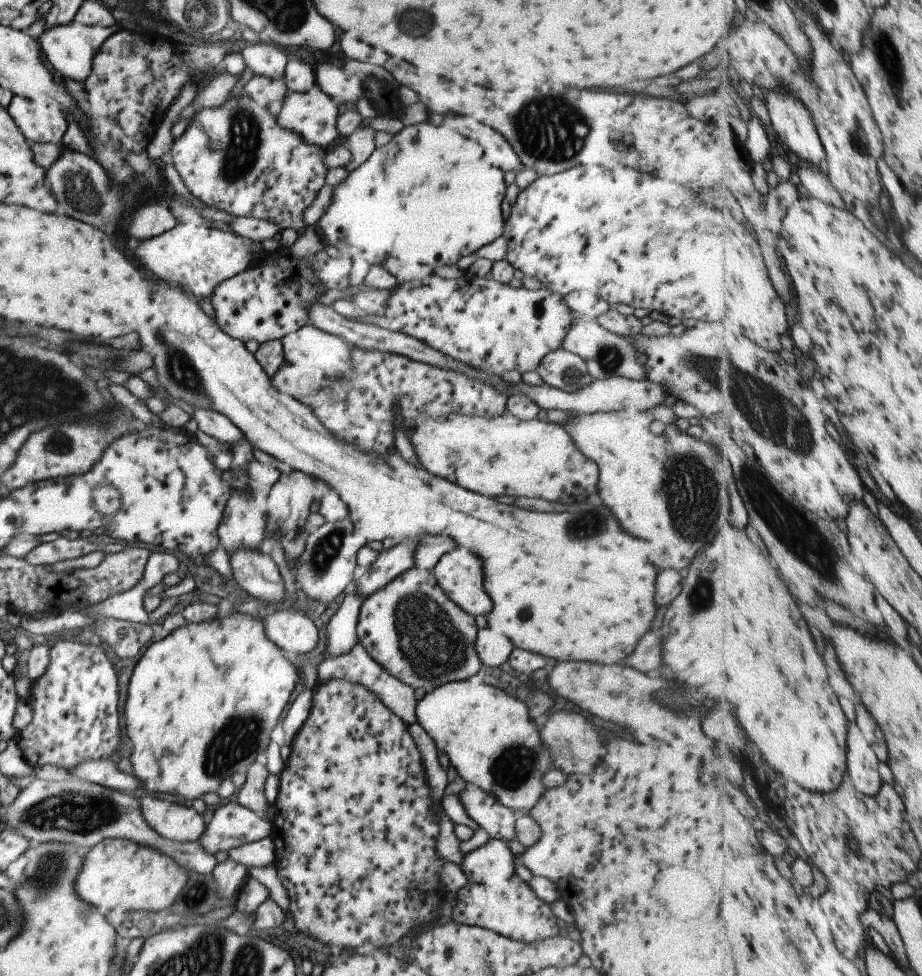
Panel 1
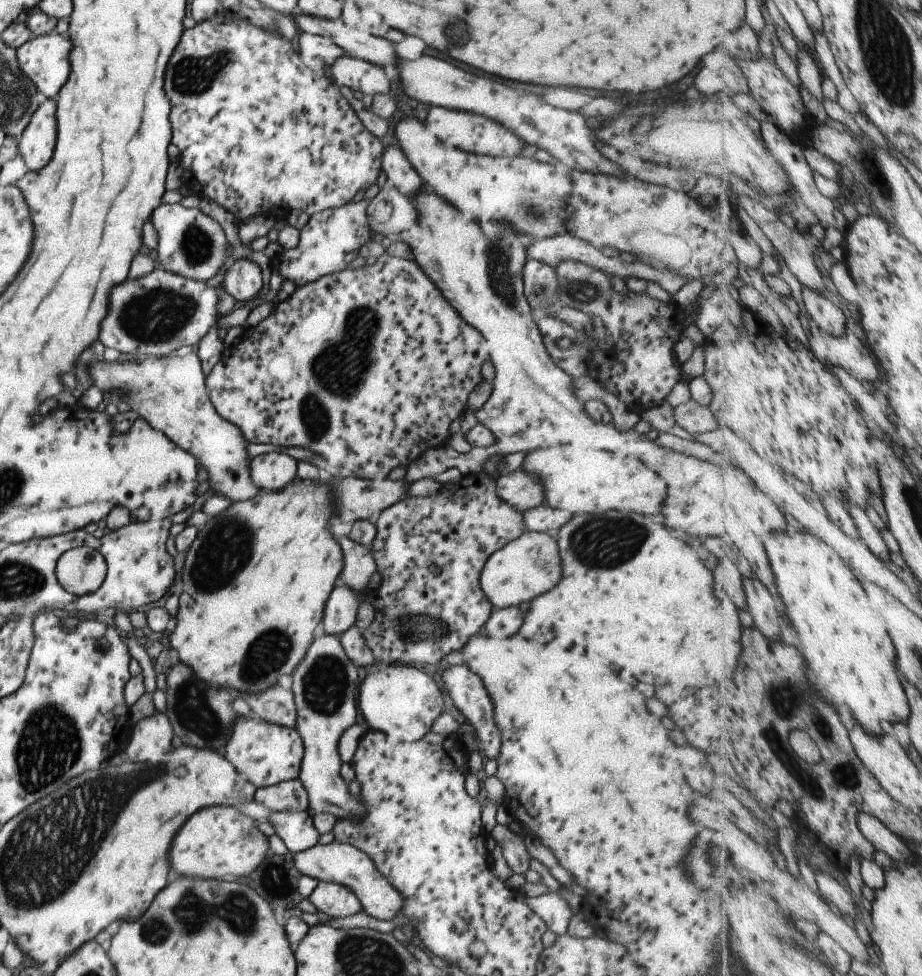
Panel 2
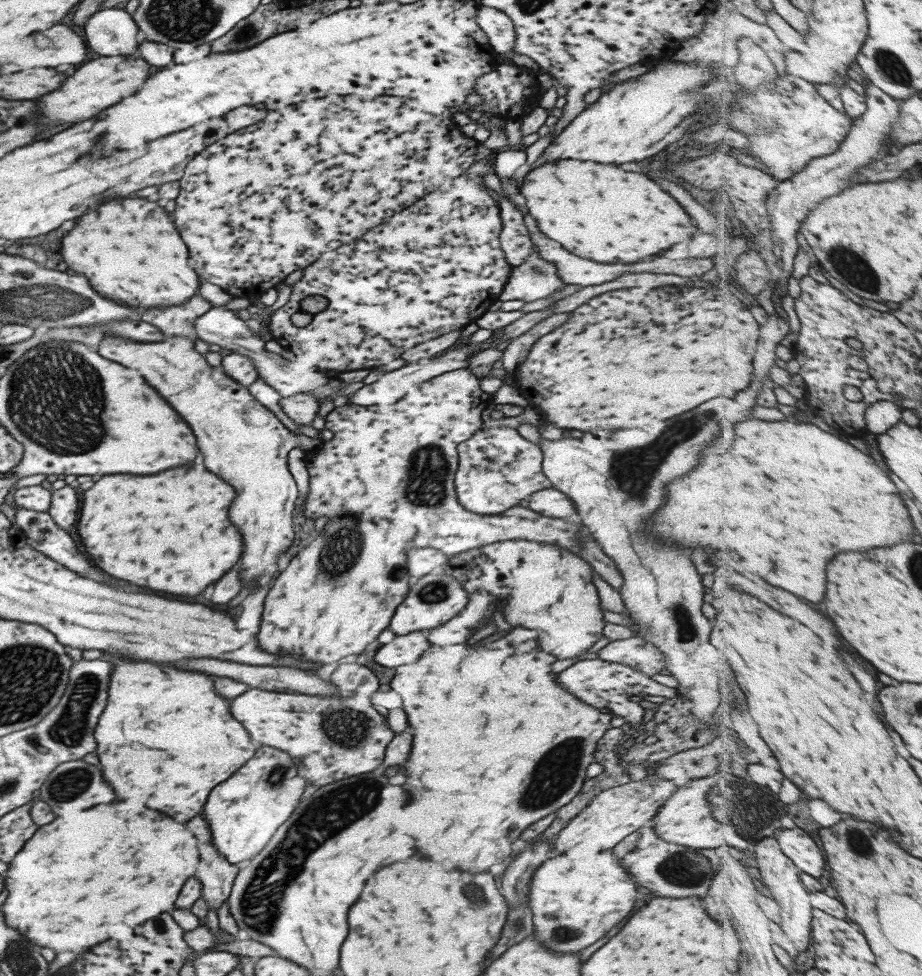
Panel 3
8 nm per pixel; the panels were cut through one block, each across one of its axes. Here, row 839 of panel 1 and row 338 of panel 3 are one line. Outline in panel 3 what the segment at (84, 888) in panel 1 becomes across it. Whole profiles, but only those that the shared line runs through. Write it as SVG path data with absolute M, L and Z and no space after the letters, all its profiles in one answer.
M105 338L104 342L101 344L102 346L100 346L97 351L102 358L108 358L108 360L114 360L114 362L120 362L122 366L128 366L128 368L138 370L138 372L150 382L150 386L156 388L156 390L172 404L172 408L174 408L174 410L190 424L190 428L196 432L196 442L198 442L198 448L200 448L200 452L202 452L202 456L204 456L204 466L206 466L210 472L214 472L214 474L218 474L220 478L224 478L224 482L228 482L230 486L234 486L236 498L232 500L232 506L230 506L230 510L228 510L228 516L230 516L230 522L236 526L236 530L240 530L242 542L244 542L244 554L242 554L242 560L240 560L239 566L240 579L242 582L246 582L246 584L252 584L252 586L258 586L258 584L260 584L260 586L271 586L272 584L270 584L270 582L273 581L272 574L278 569L281 553L287 551L293 545L294 541L292 512L296 506L299 494L296 481L288 468L288 452L296 446L300 446L303 451L308 450L308 448L317 448L319 445L316 439L312 439L302 433L298 435L292 433L267 406L258 402L258 400L250 394L248 387L242 386L239 382L236 382L236 380L232 380L221 366L210 366L208 362L206 362L205 356L196 350L176 350L174 346L168 346L166 342L142 342L142 344L140 344L140 342L130 342L130 340L122 340L122 338L120 338L120 340L118 340L118 338Z

